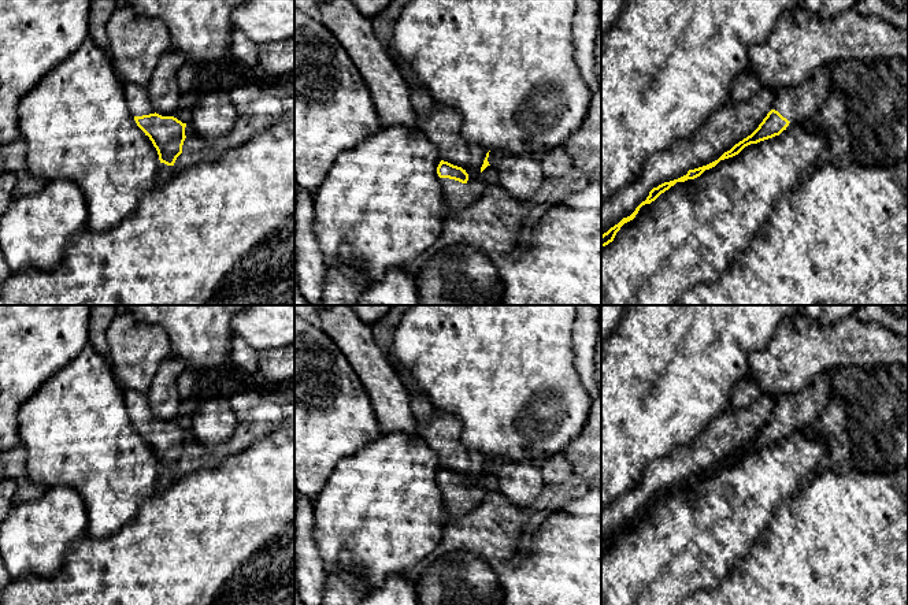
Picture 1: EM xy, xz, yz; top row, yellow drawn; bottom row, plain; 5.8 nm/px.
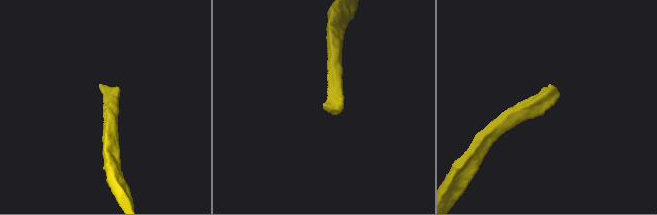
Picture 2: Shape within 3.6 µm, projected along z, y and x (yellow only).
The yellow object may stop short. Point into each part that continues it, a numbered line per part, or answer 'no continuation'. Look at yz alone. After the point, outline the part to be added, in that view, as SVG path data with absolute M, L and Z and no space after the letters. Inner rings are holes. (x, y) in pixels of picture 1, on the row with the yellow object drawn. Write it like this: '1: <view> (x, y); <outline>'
1: yz (799, 104); M824 64L812 71L801 85L779 89L774 110L790 123L811 123L831 92L830 70L831 64Z

